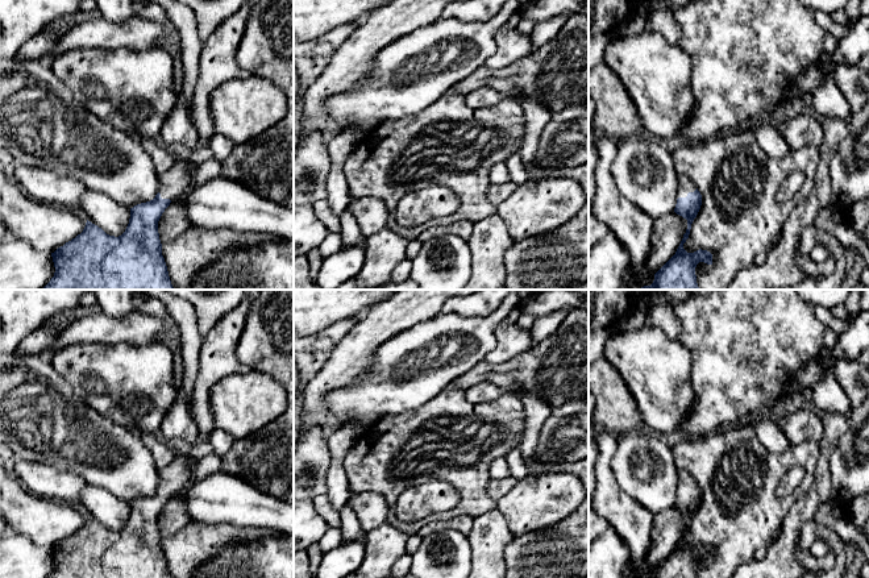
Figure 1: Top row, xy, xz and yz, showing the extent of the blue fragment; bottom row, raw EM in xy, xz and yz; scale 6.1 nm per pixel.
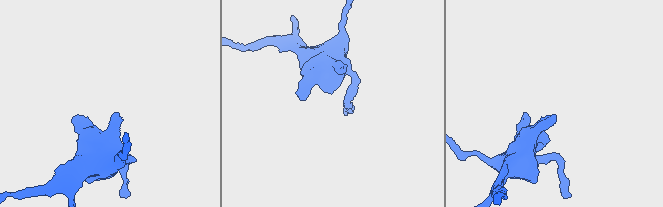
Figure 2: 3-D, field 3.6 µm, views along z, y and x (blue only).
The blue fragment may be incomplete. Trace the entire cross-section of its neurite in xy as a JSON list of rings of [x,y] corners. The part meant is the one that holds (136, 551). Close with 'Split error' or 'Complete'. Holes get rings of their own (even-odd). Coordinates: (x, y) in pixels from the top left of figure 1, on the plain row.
[[[294,290],[253,292],[236,354],[251,370],[266,373],[283,384],[286,411],[253,434],[236,440],[226,454],[212,453],[195,461],[175,454],[170,465],[159,469],[161,483],[155,492],[130,503],[129,519],[121,531],[109,531],[87,515],[80,529],[51,548],[55,567],[49,578],[171,578],[158,516],[175,492],[213,473],[232,474],[280,500],[294,488]]]. Split error

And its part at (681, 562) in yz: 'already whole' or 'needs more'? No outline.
needs more

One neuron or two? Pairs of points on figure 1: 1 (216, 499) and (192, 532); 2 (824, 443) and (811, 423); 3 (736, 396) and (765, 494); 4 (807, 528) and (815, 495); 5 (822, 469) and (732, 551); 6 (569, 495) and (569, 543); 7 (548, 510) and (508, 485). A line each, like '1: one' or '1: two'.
1: two
2: two
3: two
4: two
5: two
6: two
7: two

